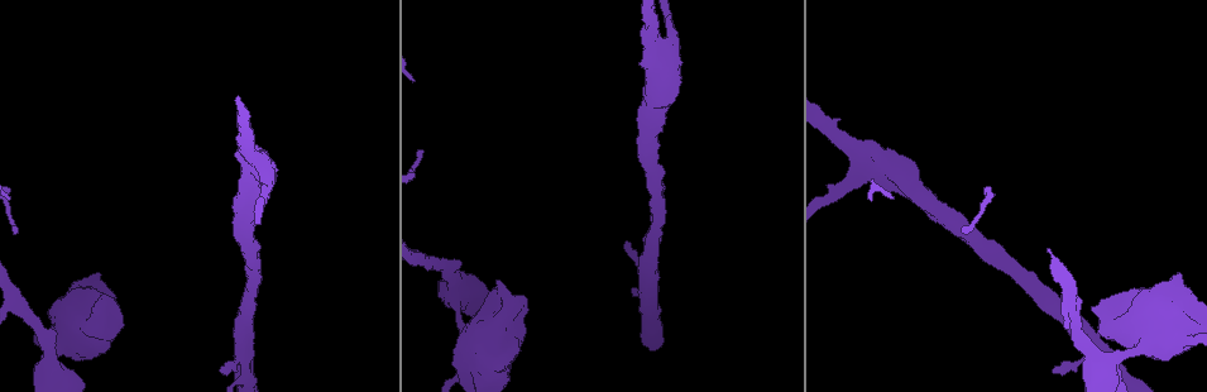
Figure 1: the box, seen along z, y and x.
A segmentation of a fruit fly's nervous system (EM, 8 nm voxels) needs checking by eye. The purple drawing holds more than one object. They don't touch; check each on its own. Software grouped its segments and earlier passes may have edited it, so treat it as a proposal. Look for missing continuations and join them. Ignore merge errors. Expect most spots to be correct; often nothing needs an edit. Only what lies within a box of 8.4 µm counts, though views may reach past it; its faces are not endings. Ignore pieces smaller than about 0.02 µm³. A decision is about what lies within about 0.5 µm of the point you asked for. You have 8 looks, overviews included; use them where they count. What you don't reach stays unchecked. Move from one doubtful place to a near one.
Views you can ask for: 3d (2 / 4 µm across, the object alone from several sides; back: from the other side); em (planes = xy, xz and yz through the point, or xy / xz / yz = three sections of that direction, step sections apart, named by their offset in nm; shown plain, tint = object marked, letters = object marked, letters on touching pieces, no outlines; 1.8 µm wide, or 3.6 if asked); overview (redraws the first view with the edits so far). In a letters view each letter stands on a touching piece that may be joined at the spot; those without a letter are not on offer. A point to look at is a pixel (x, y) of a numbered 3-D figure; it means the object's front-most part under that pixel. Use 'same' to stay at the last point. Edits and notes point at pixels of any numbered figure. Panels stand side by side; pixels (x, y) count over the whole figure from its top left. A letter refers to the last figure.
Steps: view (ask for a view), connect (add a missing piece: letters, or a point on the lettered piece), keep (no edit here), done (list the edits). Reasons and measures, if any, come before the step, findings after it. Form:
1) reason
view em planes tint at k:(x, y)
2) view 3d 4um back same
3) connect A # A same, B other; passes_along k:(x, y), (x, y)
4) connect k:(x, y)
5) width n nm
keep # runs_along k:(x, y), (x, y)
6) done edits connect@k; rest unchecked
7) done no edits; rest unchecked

free end
view em xy step 16 tint at 1:(628, 242)

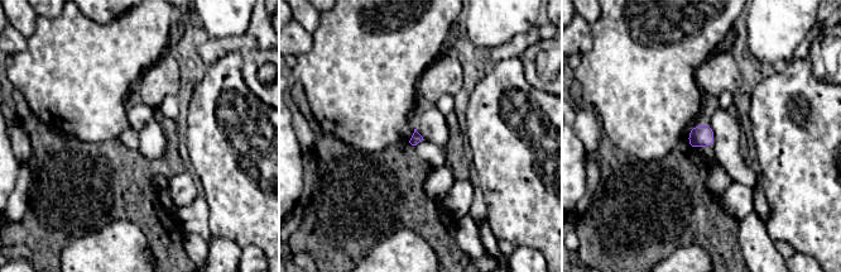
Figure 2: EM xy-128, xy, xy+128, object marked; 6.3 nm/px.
view em planes letters same

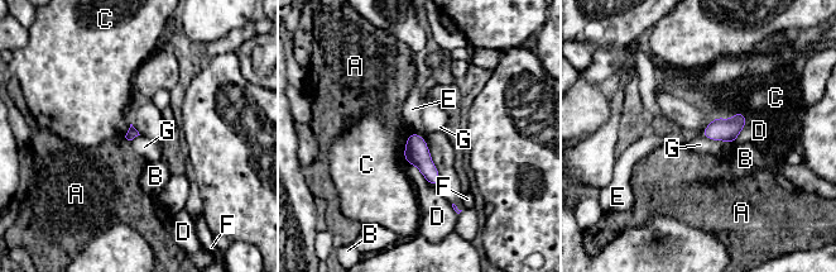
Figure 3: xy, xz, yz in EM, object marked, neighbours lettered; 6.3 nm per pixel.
keep # A other, B other, C other, D other, E other, F other, G other; border 3:(700, 134), (731, 144); no lettered piece goes on from it

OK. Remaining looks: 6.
an open end
view 3d 4um at 1:(98, 273)

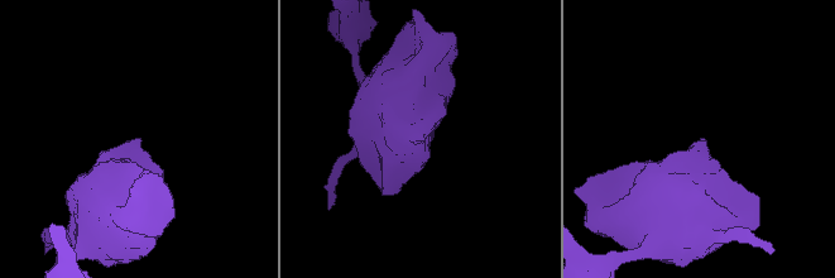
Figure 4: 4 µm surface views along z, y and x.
shape alone is not enough
view em 3.6um planes letters at 4:(700, 141)

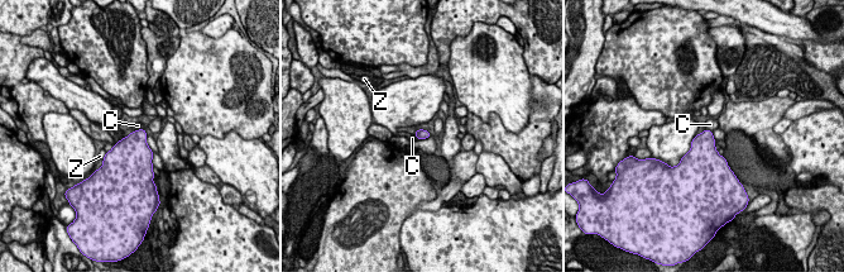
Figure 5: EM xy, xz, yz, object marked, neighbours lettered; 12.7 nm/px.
keep # C other, Z other; border 5:(705, 128), (711, 130); none of them fits

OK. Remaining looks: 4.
done no edits; rest unchecked

